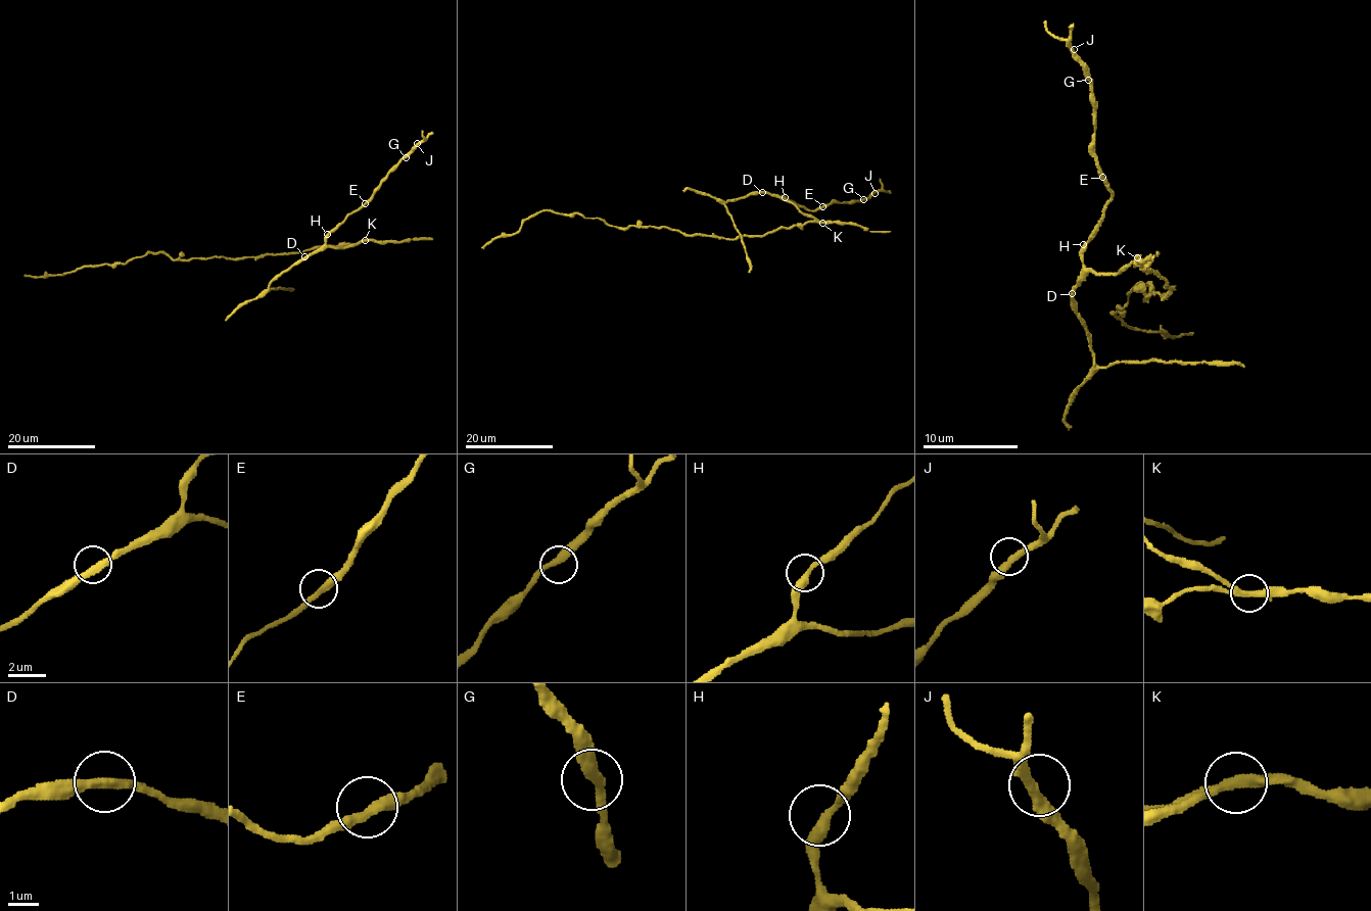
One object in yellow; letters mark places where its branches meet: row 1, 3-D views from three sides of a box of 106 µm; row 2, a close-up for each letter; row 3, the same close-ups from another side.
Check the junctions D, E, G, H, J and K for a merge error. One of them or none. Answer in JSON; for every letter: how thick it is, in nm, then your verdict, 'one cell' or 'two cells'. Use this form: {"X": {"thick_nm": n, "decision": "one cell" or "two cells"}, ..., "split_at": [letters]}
{"D": {"thick_nm": 320, "decision": "one cell"}, "E": {"thick_nm": 340, "decision": "one cell"}, "G": {"thick_nm": 360, "decision": "one cell"}, "H": {"thick_nm": 320, "decision": "one cell"}, "J": {"thick_nm": 320, "decision": "one cell"}, "K": {"thick_nm": 340, "decision": "two cells"}, "split_at": ["K"]}

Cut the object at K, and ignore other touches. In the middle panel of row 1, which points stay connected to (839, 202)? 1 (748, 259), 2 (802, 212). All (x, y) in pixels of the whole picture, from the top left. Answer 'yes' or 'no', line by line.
1: yes
2: yes

